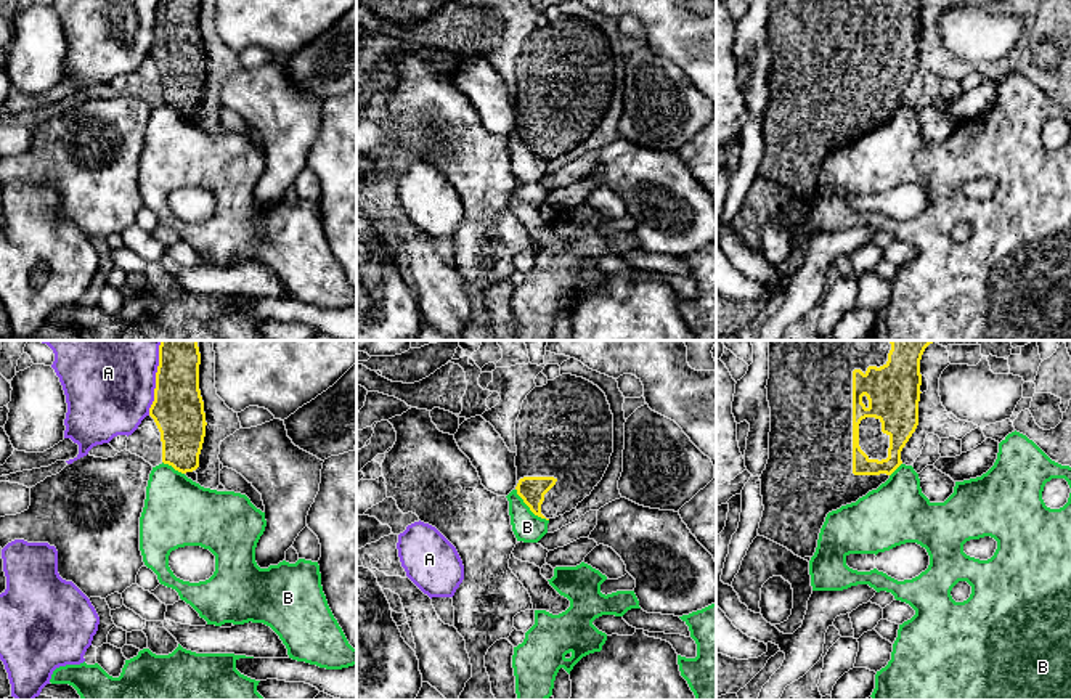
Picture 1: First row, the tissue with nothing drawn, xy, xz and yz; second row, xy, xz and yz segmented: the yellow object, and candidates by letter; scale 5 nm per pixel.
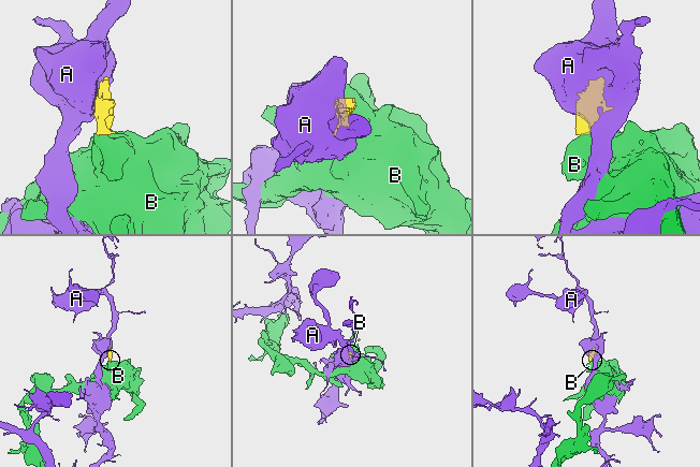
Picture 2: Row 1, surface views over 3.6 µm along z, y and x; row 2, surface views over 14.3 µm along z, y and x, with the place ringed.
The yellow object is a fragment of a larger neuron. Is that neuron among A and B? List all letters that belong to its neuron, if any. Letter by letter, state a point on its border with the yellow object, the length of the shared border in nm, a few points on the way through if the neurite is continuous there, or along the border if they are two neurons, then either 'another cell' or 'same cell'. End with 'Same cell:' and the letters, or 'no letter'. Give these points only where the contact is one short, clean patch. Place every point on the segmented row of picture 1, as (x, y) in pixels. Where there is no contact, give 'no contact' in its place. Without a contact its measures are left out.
A: meets yellow in xy at (156, 378); contact 380 nm long; another cell
B: meets yellow in xz at (529, 506); contact 240 nm long; border along xz (516, 488), (522, 501), (535, 514), (548, 520); another cell
Same cell: no letter

